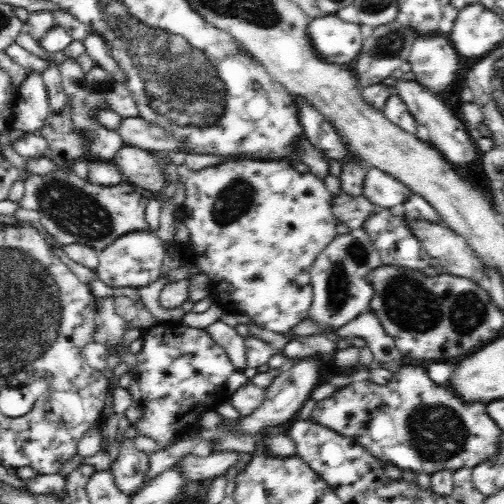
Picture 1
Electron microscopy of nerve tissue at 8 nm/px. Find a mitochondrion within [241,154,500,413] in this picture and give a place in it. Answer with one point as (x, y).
(408, 301)

